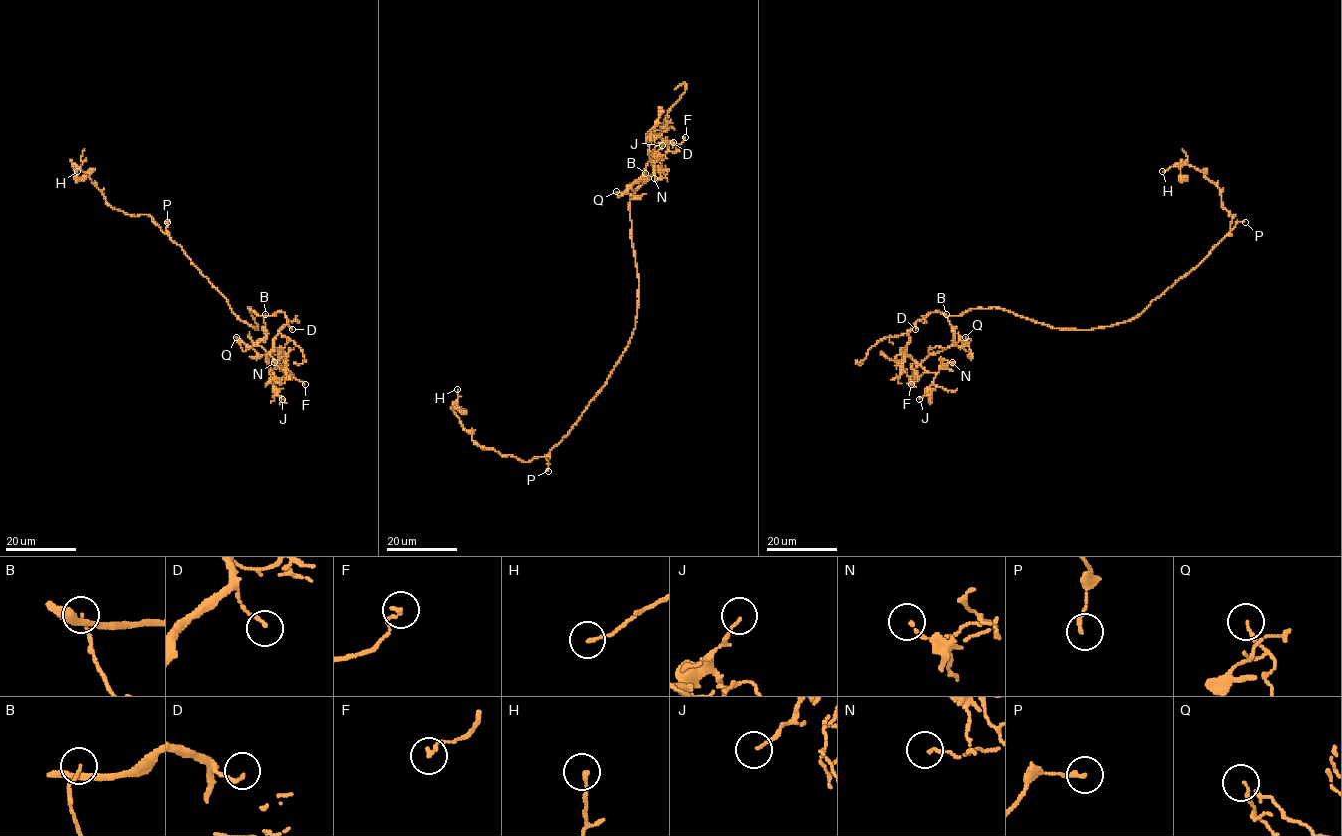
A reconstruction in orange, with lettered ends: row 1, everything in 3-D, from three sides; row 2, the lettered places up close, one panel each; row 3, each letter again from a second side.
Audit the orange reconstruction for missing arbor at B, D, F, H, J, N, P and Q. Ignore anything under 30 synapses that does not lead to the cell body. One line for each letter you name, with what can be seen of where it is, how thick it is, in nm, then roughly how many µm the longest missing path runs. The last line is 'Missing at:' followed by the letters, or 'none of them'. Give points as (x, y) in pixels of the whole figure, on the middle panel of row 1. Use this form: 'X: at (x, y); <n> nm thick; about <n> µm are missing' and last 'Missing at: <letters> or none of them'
Missing at: none of them

